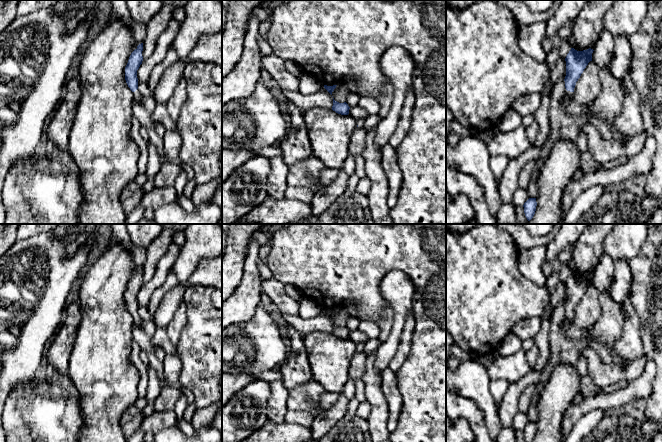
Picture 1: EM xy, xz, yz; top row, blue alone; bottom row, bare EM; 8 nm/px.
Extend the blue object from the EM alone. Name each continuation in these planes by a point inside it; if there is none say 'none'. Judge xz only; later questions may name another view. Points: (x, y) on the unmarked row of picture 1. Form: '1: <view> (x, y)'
none

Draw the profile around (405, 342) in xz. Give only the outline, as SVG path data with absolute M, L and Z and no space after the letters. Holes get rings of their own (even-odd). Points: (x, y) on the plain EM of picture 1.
M412 310L407 314L406 322L400 337L397 351L389 363L389 367L396 370L402 366L406 360L412 345L412 336L415 327L415 318Z

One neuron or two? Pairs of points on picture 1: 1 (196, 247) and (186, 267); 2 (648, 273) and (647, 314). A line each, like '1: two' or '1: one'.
1: one
2: one

